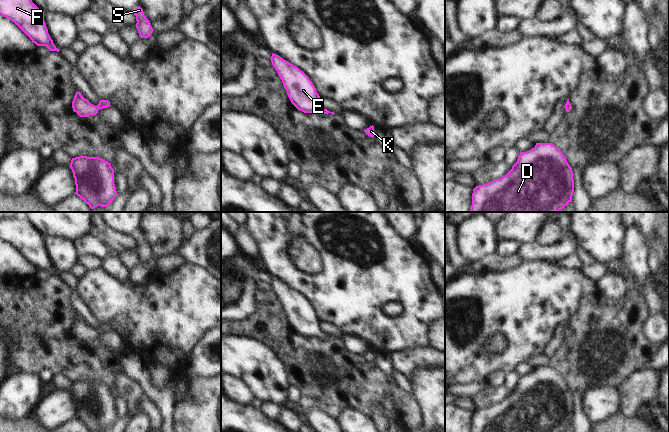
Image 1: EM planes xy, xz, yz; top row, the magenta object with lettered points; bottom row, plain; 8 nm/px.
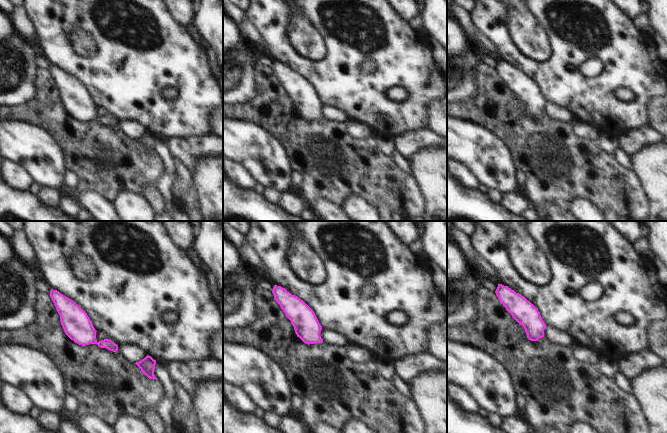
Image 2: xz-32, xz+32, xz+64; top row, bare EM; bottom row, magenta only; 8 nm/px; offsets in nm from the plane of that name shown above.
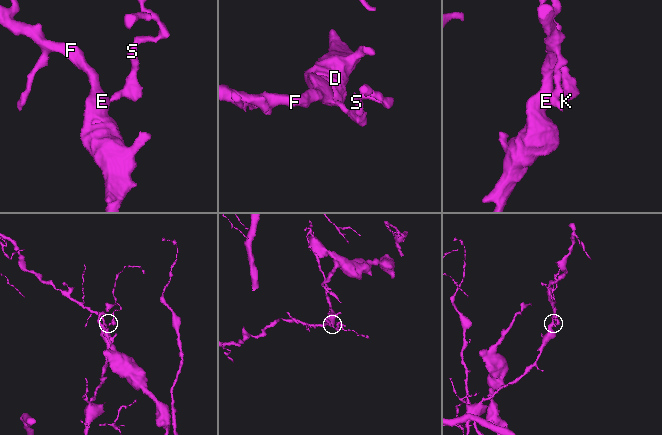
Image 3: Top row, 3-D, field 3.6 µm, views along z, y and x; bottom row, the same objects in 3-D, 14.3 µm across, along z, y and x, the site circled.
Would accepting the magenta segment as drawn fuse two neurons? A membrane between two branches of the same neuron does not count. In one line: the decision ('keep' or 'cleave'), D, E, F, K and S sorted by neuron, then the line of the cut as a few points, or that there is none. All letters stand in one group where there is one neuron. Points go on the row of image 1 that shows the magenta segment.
keep | D E F K S | no cut

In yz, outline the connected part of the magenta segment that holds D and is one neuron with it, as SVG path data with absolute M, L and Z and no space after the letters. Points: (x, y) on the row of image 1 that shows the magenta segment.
M536 143L531 150L520 152L517 162L505 176L473 189L470 212L558 212L572 202L573 192L573 171L566 157L552 143Z

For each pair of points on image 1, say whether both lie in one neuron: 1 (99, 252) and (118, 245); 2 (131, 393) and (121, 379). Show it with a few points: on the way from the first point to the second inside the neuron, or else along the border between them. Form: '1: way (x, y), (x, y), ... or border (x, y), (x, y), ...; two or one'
1: border (94, 233), (108, 249); two
2: way (129, 390), (122, 382); one

